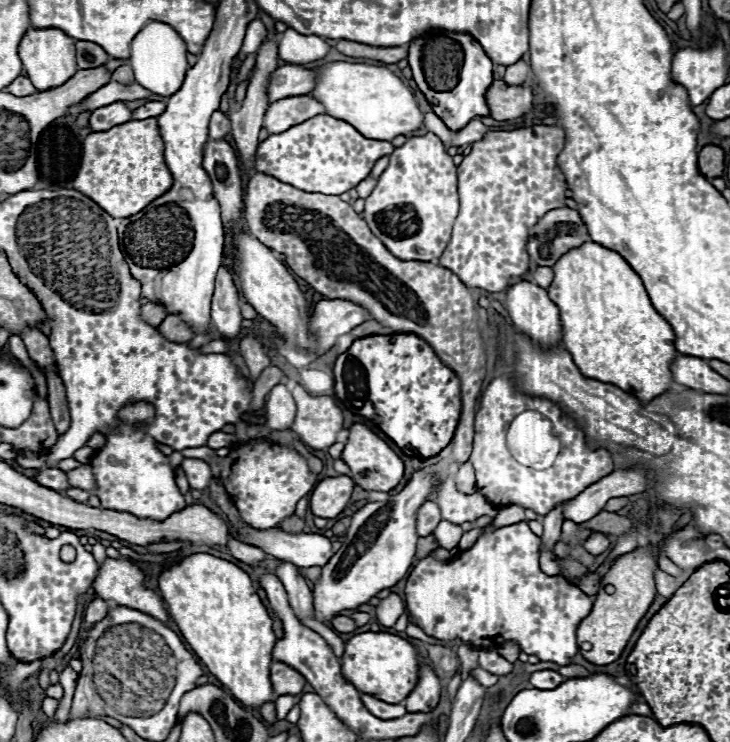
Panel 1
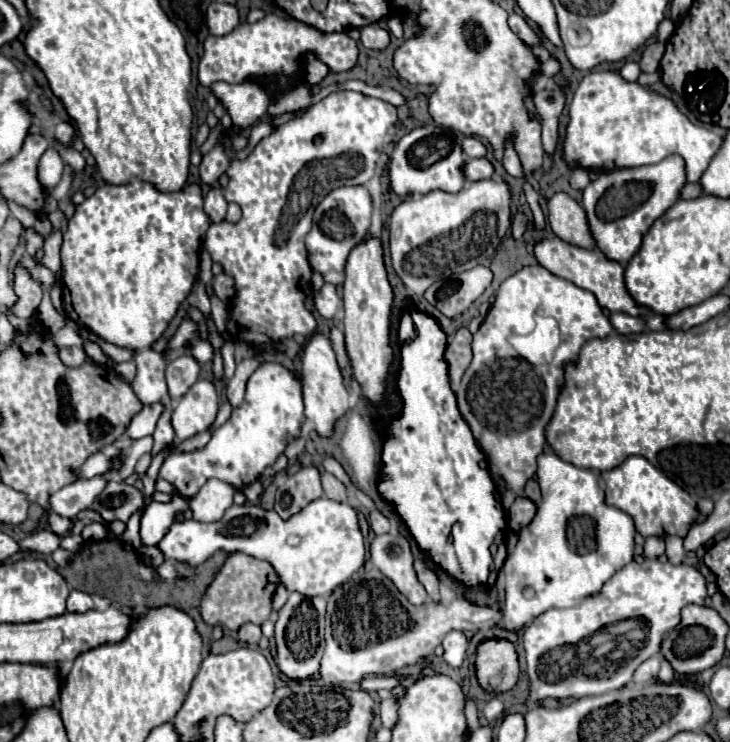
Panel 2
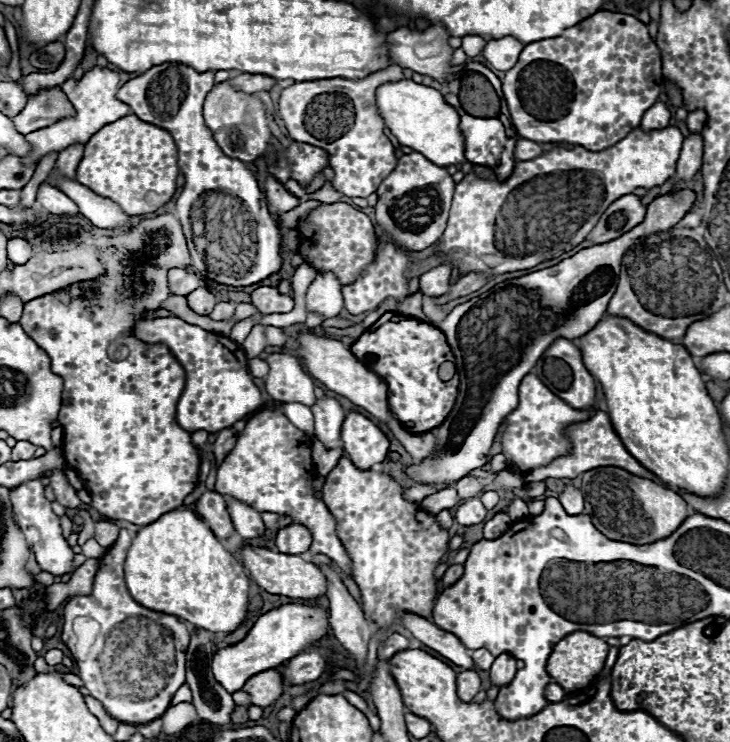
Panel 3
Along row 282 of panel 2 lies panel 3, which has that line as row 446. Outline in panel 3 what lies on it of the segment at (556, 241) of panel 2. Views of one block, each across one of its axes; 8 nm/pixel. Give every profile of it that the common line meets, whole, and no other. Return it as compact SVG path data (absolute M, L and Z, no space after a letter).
M598 410L588 422L570 426L570 428L568 428L568 436L570 436L570 440L572 440L572 454L570 454L570 456L556 458L552 464L528 472L528 474L523 477L526 482L540 482L540 480L546 480L546 478L576 478L578 474L584 474L584 472L592 470L592 468L598 468L598 466L616 466L616 468L628 470L630 474L636 474L636 476L654 480L656 484L660 484L660 486L664 486L664 488L670 488L666 482L662 482L662 480L656 478L650 470L646 470L636 458L632 458L632 454L628 454L628 450L624 448L622 440L618 438L618 434L614 432L614 428L610 426L610 418L608 418L606 412Z

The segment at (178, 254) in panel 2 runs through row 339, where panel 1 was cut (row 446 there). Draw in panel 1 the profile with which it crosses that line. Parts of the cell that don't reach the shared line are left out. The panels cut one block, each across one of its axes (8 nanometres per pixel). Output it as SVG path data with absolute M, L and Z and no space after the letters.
M132 402L132 406L124 406L124 410L120 410L120 422L124 422L124 426L120 426L120 430L116 430L116 434L106 434L106 444L96 450L96 454L90 458L90 462L92 462L92 470L96 470L96 496L100 498L102 508L130 512L138 518L164 520L170 514L182 510L186 506L186 502L174 482L174 470L170 466L168 456L164 456L158 450L158 442L146 430L138 428L140 424L152 422L152 414L154 414L154 410L152 410L150 402Z

